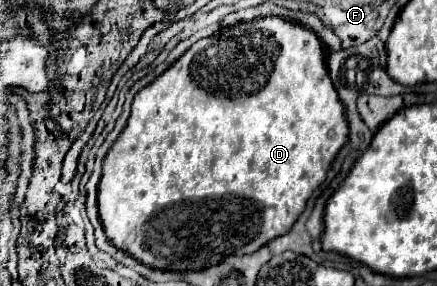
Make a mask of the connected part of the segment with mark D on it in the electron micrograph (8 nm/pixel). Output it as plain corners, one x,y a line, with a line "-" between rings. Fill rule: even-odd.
259,18
253,22
235,24
219,34
195,42
173,66
169,66
159,78
155,78
135,96
129,122
103,160
103,174
97,186
97,210
101,224
113,246
155,270
203,270
221,264
233,254
253,254
269,240
291,230
311,192
325,180
333,158
347,142
347,134
349,128
345,122
345,110
337,98
337,92
333,90
325,66
323,46
313,30
295,22
285,22
283,18

